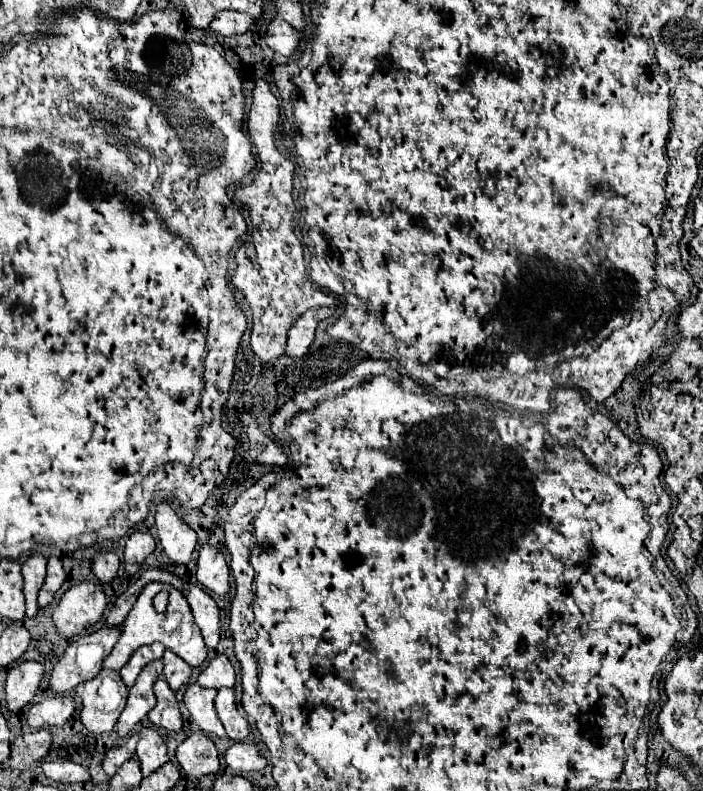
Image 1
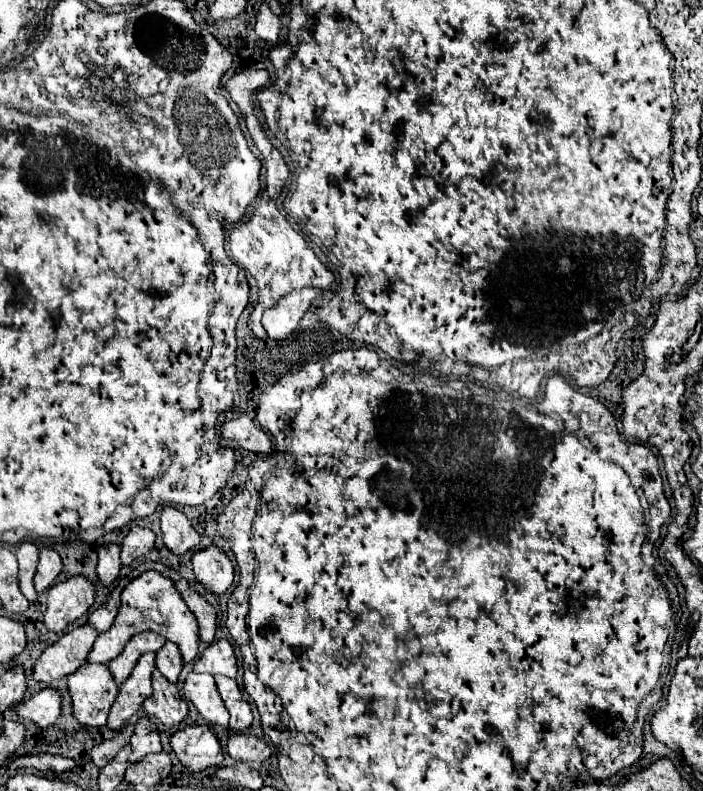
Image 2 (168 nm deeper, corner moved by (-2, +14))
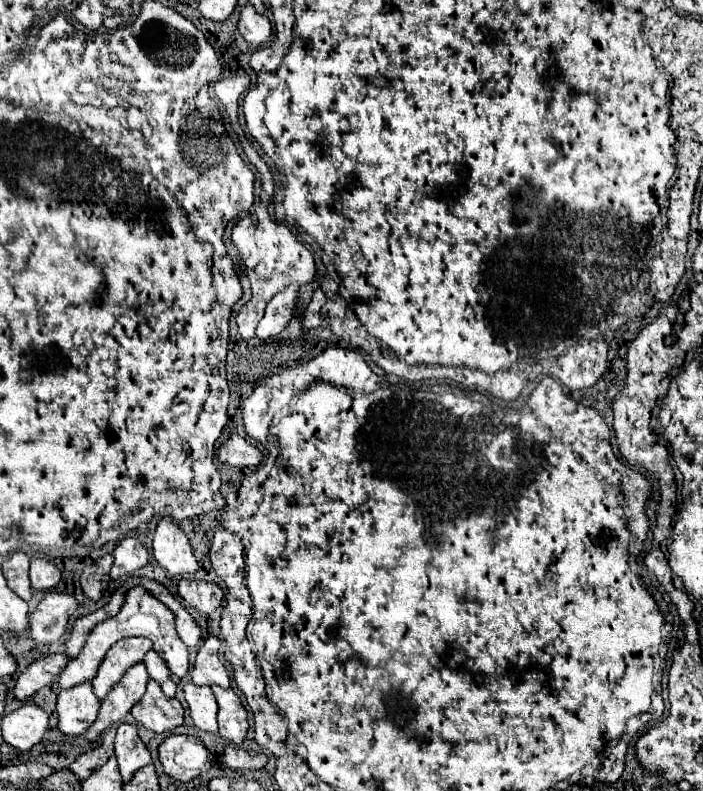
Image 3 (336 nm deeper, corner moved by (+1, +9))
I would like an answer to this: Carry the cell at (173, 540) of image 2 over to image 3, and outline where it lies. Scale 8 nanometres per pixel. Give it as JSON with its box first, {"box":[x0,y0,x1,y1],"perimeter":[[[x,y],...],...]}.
{"box":[152,519,198,575],"perimeter":[[[162,519],[152,541],[154,561],[170,575],[192,575],[198,569],[192,545],[184,531],[170,519]]]}

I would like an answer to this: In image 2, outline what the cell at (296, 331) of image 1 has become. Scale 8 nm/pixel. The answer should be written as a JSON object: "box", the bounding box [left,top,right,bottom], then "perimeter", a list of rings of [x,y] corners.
{"box":[263,288,323,340],"perimeter":[[[303,288],[303,290],[291,292],[285,298],[281,298],[275,308],[271,308],[263,314],[263,326],[269,334],[269,338],[281,340],[281,338],[291,336],[295,332],[295,328],[299,326],[301,318],[305,316],[305,312],[309,310],[311,302],[319,296],[323,296],[323,290]]]}

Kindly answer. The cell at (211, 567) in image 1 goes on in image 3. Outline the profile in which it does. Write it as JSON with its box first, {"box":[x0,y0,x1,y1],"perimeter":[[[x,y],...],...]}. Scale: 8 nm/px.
{"box":[178,579,224,617],"perimeter":[[[180,579],[178,595],[190,609],[194,609],[196,613],[206,615],[206,617],[210,613],[214,613],[216,609],[220,609],[220,603],[222,603],[222,597],[224,597],[224,593],[218,585],[196,583],[196,581],[190,581],[190,579]]]}

